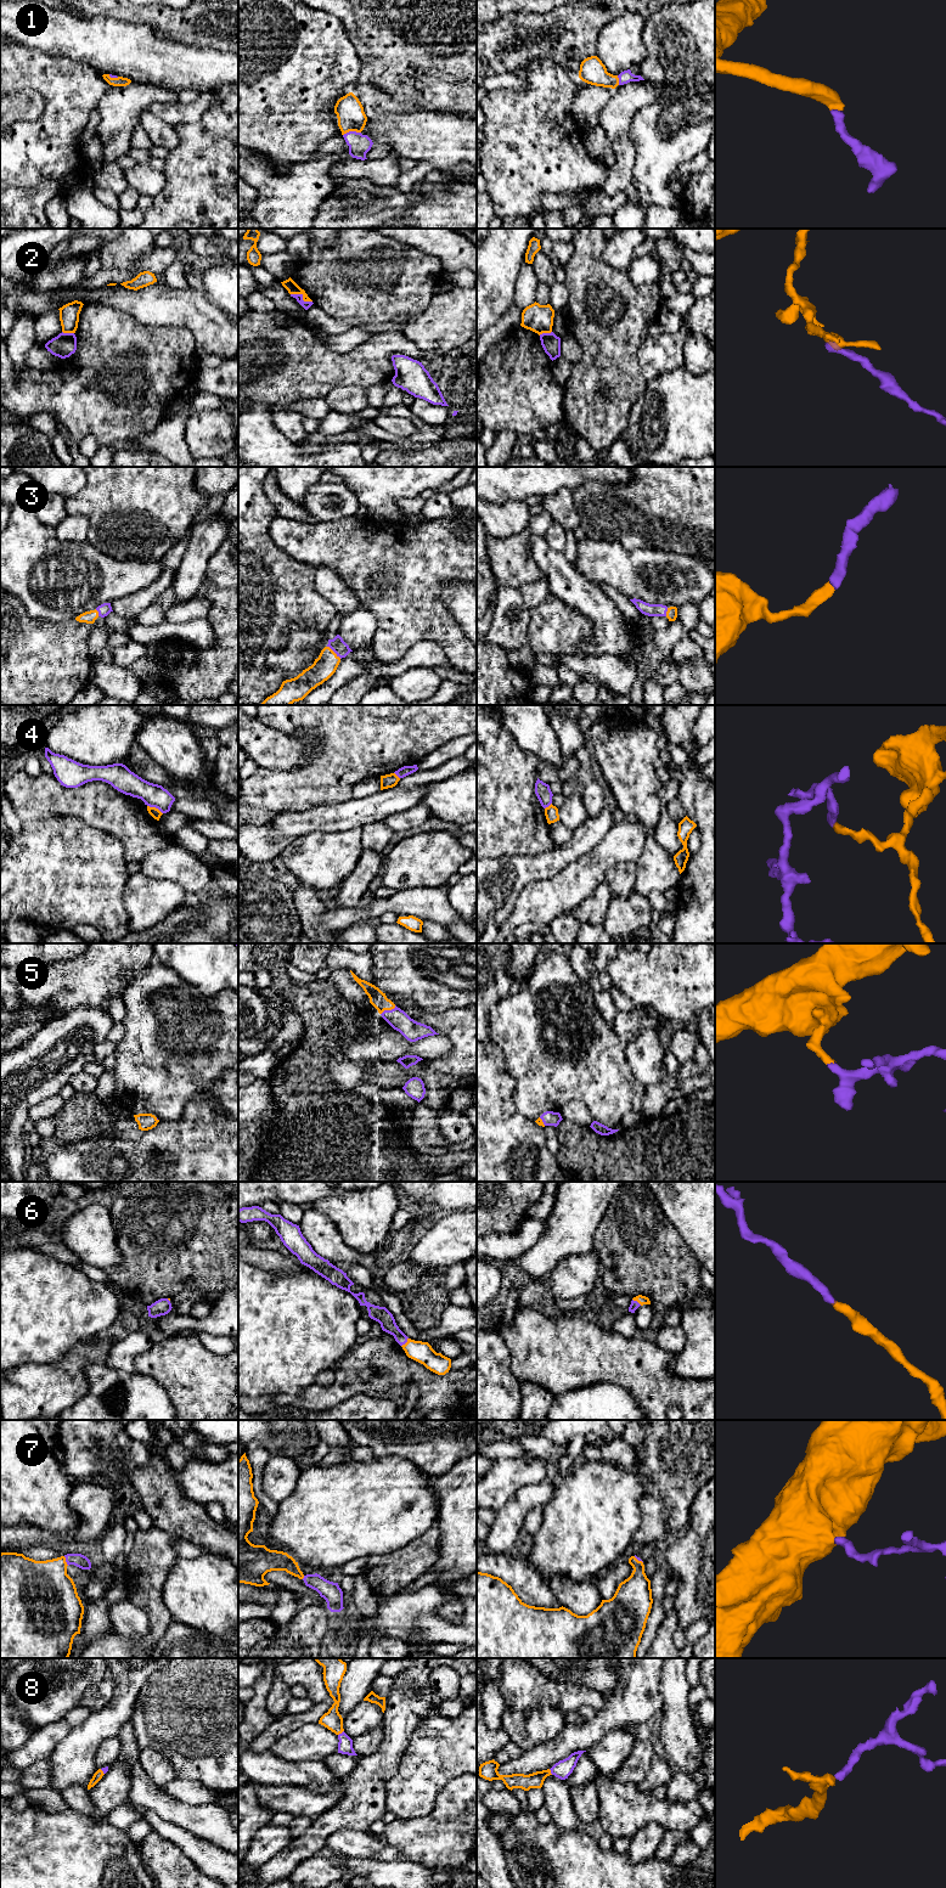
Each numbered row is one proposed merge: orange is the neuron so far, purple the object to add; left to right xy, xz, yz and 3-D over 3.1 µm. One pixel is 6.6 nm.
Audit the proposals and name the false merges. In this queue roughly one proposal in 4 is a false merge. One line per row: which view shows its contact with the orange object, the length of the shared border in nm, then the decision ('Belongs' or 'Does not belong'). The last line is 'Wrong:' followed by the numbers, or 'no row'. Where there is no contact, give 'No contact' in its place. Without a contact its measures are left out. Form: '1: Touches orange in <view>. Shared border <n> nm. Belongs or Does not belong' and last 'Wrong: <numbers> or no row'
1: Touches orange in xz. Shared border 120 nm. Belongs
2: Touches orange in xz. Shared border 160 nm. Does not belong
3: Touches orange in xz. Shared border 130 nm. Belongs
4: Touches orange in xy. Shared border 120 nm. Does not belong
5: Touches orange in xz. Shared border 120 nm. Belongs
6: Touches orange in xz. Shared border 80 nm. Belongs
7: Touches orange in xy. Shared border 70 nm. Belongs
8: Touches orange in xz. Shared border 50 nm. Belongs
Wrong: 2, 4

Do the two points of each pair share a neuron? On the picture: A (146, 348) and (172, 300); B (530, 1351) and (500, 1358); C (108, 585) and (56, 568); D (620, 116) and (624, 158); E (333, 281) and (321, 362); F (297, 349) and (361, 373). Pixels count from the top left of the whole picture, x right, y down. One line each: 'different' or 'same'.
A: different
B: different
C: same
D: same
E: different
F: same

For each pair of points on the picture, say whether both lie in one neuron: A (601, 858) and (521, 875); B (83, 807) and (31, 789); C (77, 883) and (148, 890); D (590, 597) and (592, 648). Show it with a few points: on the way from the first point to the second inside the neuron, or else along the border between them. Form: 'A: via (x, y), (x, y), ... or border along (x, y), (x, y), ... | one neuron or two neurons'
A: border along (591, 850), (570, 862), (555, 875), (541, 879) | two neurons
B: via (69, 801), (44, 796) | one neuron
C: border along (130, 875), (123, 890), (123, 905), (127, 916) | two neurons
D: via (600, 609), (600, 636) | one neuron

